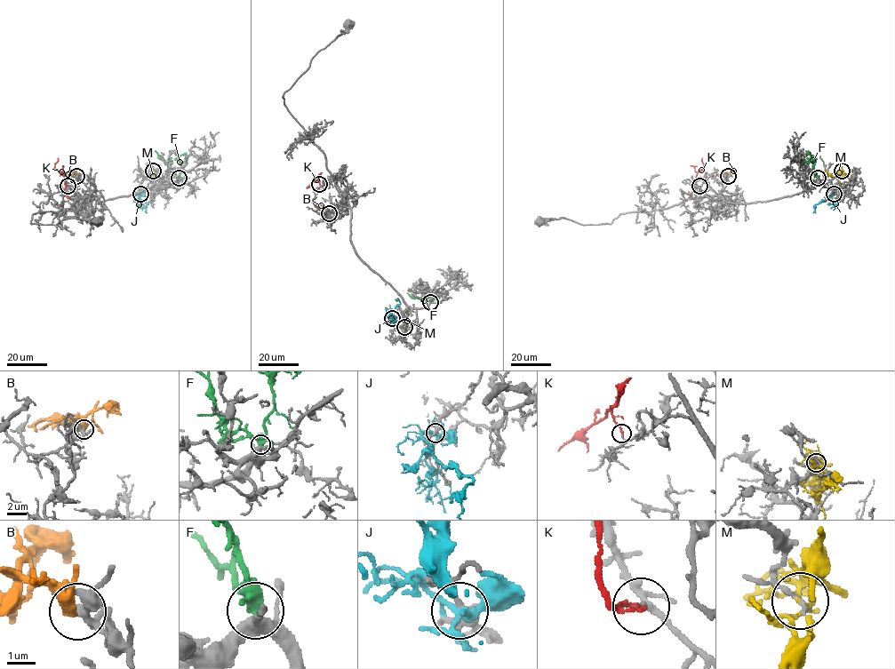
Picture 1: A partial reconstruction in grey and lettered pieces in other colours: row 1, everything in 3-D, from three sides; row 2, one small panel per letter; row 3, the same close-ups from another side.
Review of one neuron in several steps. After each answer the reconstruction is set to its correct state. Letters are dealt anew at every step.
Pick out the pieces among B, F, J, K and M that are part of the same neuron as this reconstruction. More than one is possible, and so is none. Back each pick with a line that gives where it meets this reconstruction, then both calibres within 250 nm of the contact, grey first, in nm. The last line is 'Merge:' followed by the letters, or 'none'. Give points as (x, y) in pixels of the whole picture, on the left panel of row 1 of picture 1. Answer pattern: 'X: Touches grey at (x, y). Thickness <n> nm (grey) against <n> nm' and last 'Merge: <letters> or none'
F: Touches grey at (179, 178). Thickness 360 nm (grey) against 340 nm
Merge: F

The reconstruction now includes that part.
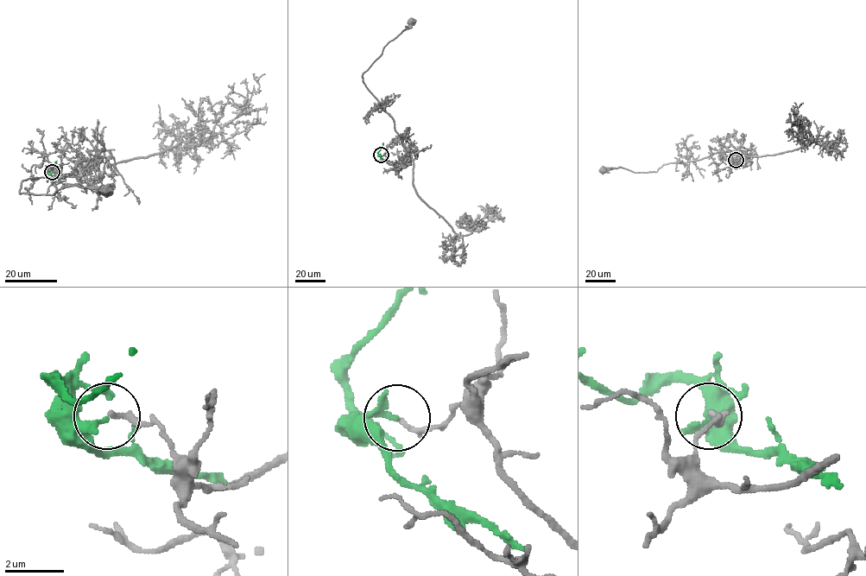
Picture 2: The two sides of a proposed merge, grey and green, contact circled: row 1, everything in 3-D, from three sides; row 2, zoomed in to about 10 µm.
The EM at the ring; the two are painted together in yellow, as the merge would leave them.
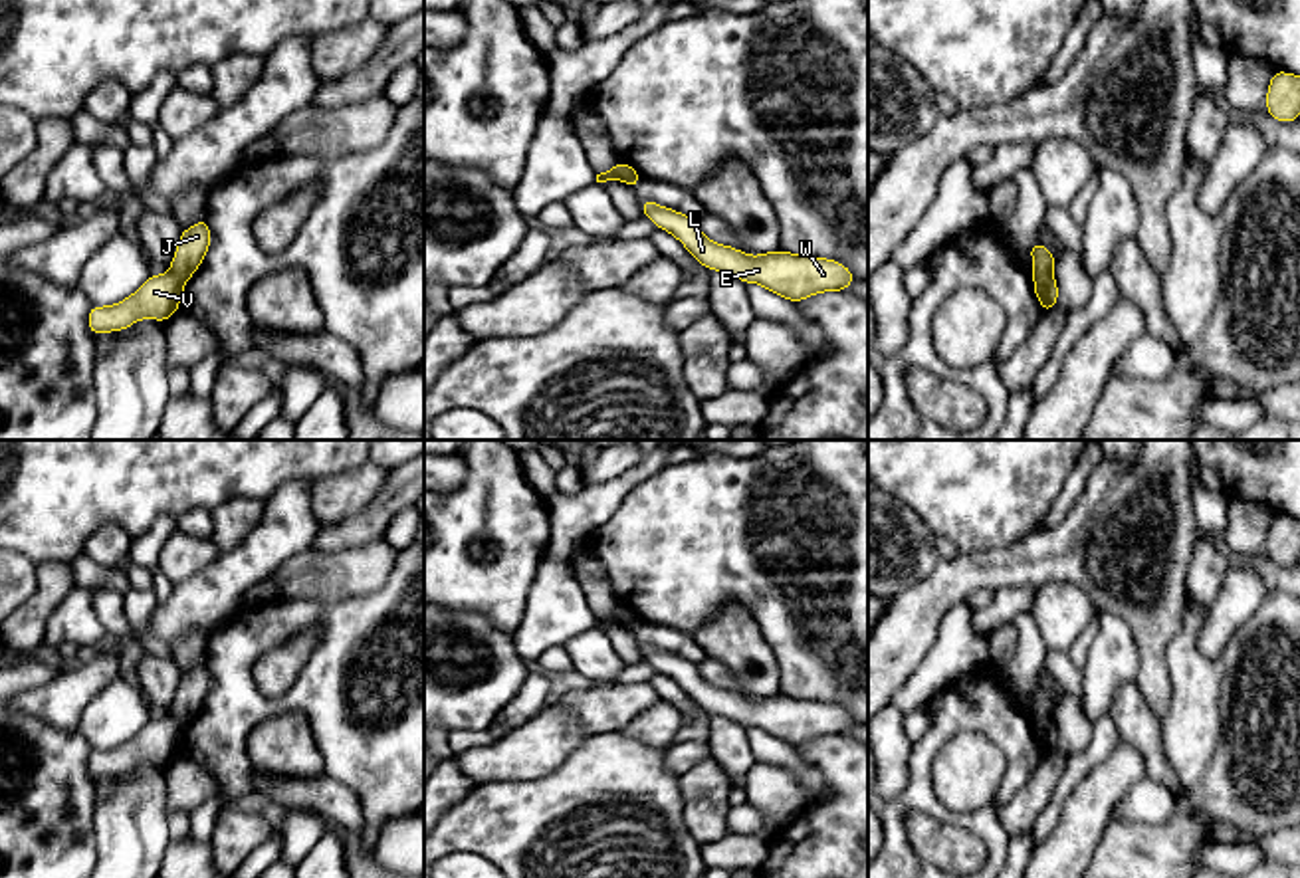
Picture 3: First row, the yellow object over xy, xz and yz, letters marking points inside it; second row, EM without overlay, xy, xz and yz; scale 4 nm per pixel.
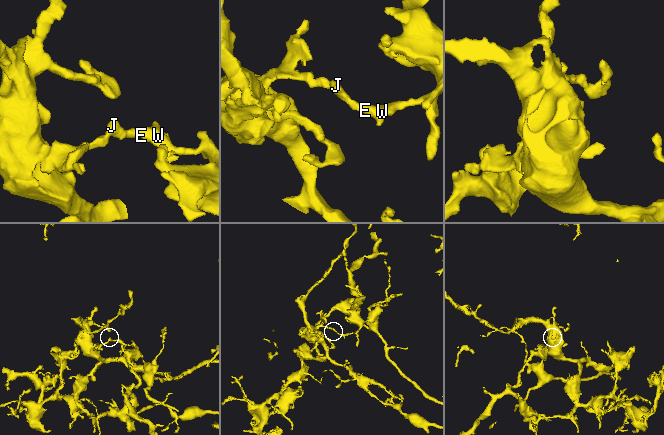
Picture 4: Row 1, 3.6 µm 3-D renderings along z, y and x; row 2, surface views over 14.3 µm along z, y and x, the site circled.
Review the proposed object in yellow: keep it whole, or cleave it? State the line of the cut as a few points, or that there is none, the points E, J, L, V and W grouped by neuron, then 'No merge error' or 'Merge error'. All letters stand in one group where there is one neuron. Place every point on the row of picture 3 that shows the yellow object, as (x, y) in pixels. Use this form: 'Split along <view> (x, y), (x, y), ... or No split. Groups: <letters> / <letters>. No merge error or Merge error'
Split along yz (1051, 272), (1033, 276). Groups: E J L W / V. Merge error

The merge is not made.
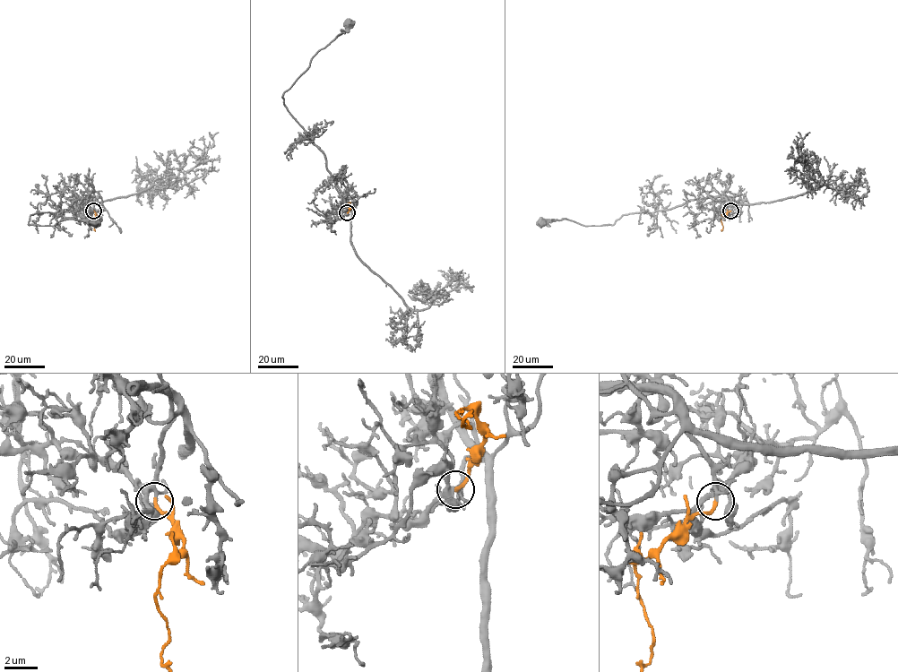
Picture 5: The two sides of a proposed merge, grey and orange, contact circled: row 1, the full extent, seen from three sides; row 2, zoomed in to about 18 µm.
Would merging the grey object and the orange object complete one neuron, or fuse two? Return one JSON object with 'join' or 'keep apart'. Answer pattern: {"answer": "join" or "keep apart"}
{"answer": "join"}

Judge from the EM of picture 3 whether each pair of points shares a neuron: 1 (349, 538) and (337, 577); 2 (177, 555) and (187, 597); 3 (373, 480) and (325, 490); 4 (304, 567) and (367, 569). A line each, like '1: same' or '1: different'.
1: different
2: different
3: same
4: same

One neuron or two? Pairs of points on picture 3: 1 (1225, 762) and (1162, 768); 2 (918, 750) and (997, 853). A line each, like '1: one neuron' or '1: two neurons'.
1: two neurons
2: one neuron

